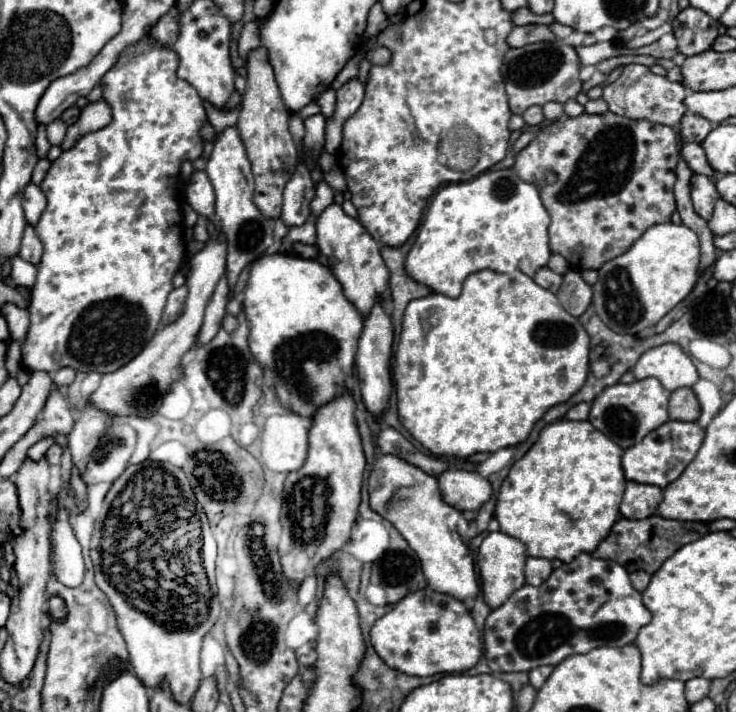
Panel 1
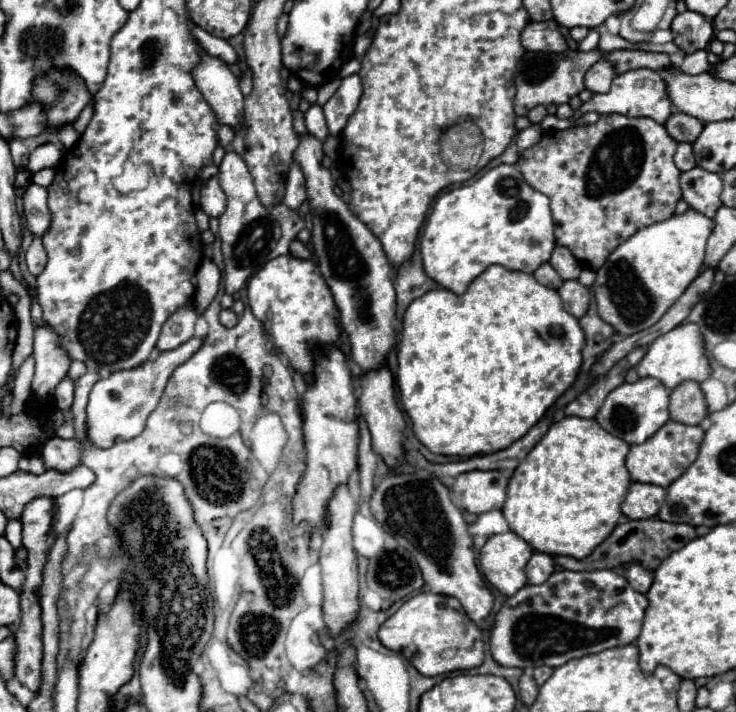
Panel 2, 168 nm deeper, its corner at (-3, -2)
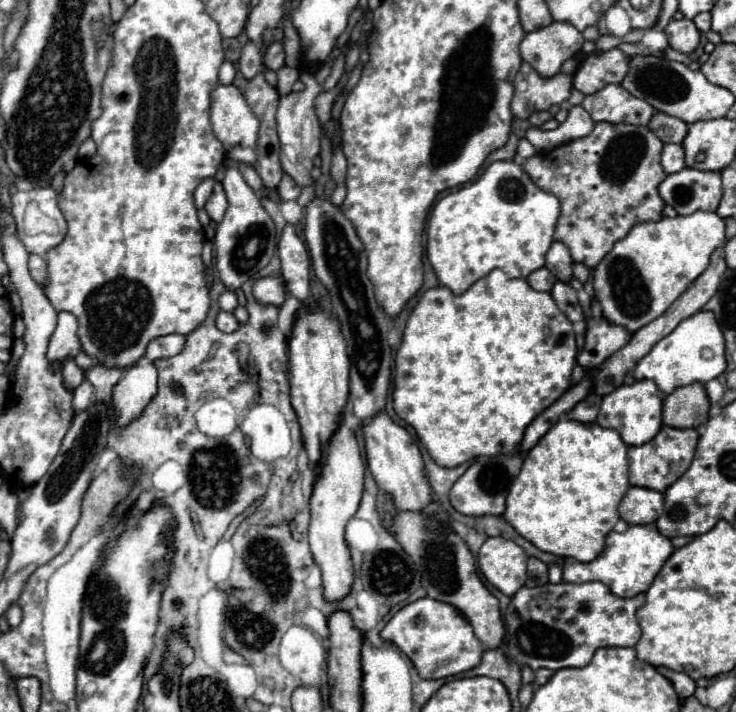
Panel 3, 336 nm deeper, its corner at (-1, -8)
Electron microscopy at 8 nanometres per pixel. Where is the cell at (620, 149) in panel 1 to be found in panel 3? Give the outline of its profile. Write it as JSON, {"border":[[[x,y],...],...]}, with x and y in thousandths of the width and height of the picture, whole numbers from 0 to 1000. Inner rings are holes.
{"border":[[[814,171],[800,191],[711,228],[721,253],[760,278],[762,303],[754,337],[773,348],[779,368],[808,376],[857,317],[898,306],[904,284],[895,275],[895,258],[906,247],[895,225],[898,211],[901,199],[879,177]]]}

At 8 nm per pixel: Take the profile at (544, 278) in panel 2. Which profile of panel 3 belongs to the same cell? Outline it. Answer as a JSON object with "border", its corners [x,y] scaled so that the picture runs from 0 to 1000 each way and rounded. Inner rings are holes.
{"border":[[[732,376],[732,379],[727,379],[727,382],[721,382],[721,385],[716,388],[716,396],[719,396],[719,402],[727,404],[727,407],[746,410],[746,407],[751,404],[751,399],[757,396],[757,390],[754,390],[743,376]]]}

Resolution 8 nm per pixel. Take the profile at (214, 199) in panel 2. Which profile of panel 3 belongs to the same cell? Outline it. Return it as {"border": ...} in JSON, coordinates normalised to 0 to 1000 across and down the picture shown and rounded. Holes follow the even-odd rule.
{"border":[[[295,256],[292,264],[289,264],[289,272],[287,272],[287,278],[281,281],[279,295],[281,295],[281,301],[284,301],[292,312],[300,312],[300,306],[303,306],[303,301],[306,301],[306,295],[308,295],[308,275],[303,272],[303,261],[300,261],[298,256]]]}

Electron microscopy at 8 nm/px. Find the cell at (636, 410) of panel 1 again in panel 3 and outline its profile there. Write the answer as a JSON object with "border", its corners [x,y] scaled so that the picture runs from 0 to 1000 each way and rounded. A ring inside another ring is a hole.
{"border":[[[865,534],[855,542],[846,539],[819,559],[817,576],[811,584],[811,596],[819,601],[838,604],[852,626],[871,626],[871,624],[882,621],[901,598],[901,593],[898,593],[901,559],[904,559],[904,553],[890,542],[890,537]]]}

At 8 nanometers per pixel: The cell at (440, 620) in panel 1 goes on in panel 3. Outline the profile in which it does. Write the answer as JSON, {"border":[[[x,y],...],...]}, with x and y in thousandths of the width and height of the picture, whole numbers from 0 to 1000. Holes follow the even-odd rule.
{"border":[[[572,840],[548,851],[518,885],[518,896],[542,907],[572,952],[610,952],[645,938],[654,930],[656,904],[643,890],[643,879],[613,848],[594,846],[588,840]]]}

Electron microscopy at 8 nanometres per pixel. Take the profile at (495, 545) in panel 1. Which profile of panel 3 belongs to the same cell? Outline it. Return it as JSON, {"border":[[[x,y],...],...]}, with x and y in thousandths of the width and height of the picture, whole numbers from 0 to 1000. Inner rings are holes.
{"border":[[[670,753],[662,756],[651,772],[651,801],[664,820],[697,837],[713,820],[716,778],[697,758]]]}

